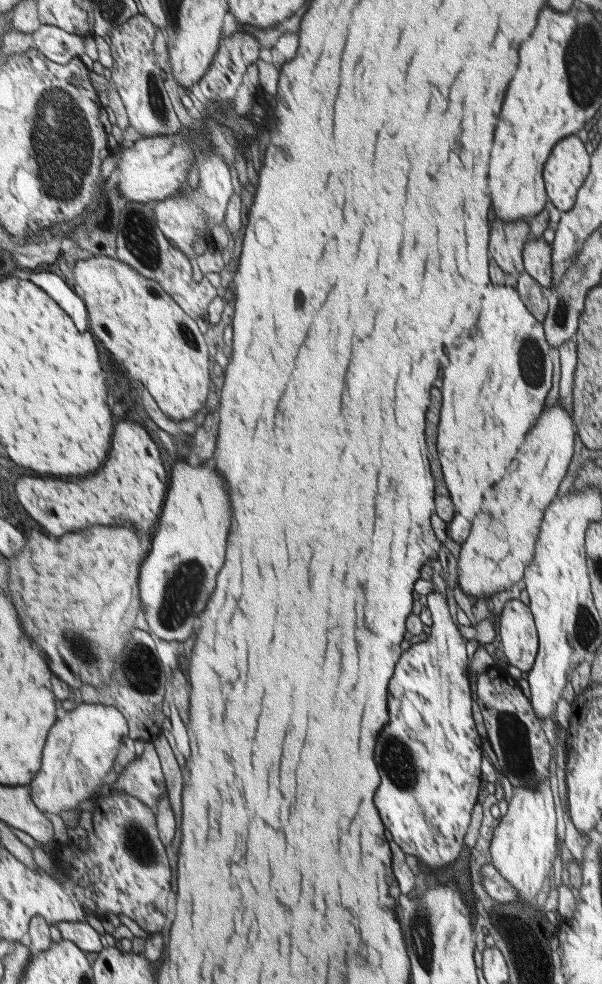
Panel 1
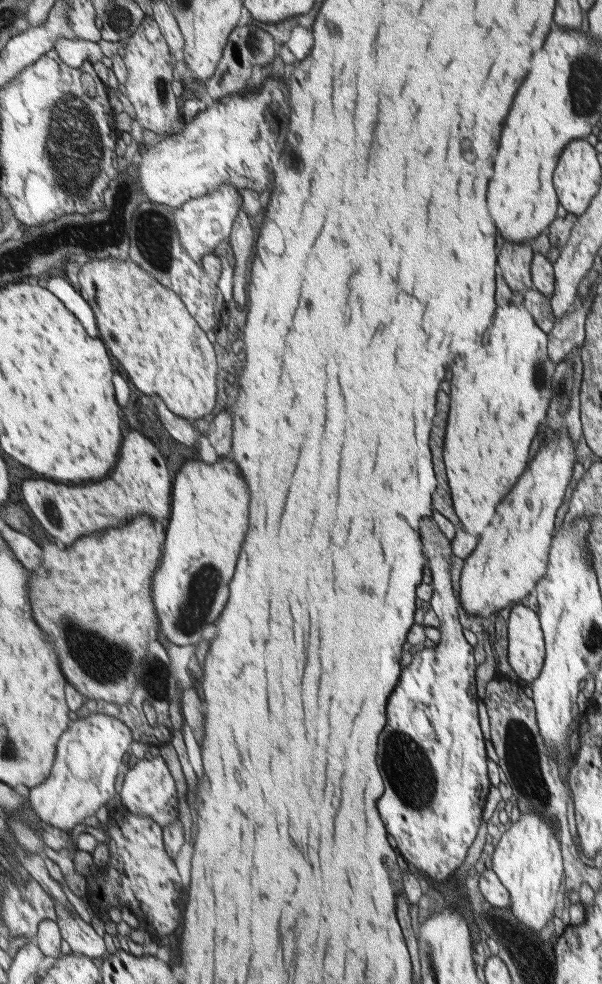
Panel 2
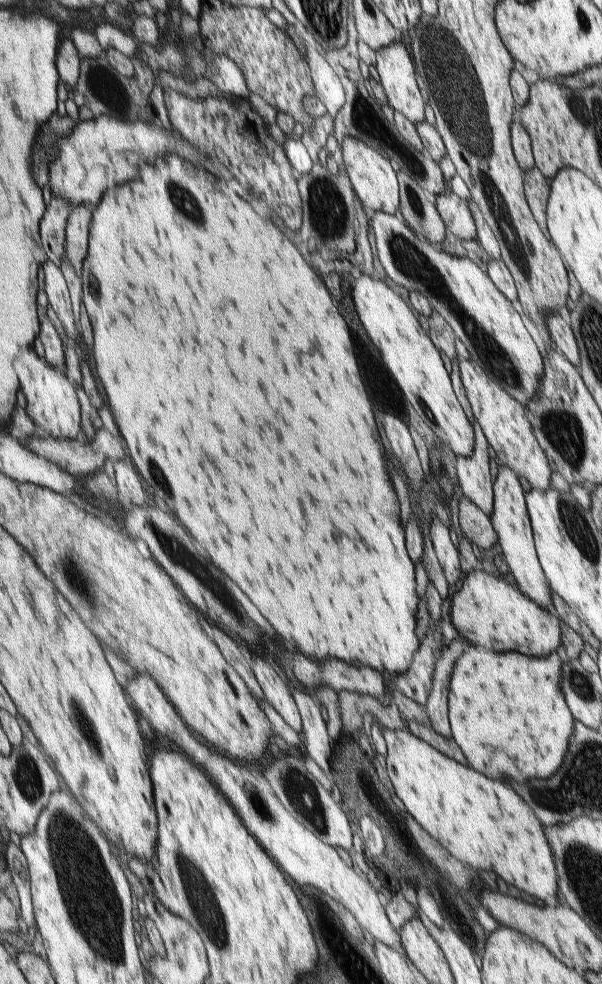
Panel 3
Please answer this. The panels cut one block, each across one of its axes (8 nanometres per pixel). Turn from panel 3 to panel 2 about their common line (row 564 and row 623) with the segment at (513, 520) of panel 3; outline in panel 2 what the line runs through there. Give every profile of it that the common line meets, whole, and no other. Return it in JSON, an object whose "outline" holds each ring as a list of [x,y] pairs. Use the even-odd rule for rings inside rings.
{"outline":[[[517,603],[508,623],[508,660],[519,679],[533,682],[543,672],[546,642],[539,614],[531,607]]]}

